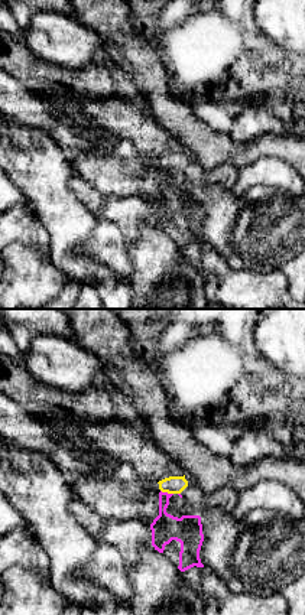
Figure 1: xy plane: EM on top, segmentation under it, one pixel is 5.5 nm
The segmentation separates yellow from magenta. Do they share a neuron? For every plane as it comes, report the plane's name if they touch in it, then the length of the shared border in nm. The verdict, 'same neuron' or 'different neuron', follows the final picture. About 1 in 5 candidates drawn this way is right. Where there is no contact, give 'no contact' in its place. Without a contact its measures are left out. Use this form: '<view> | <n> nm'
xy | 80 nm

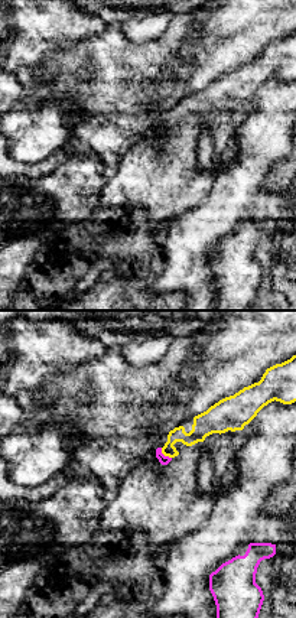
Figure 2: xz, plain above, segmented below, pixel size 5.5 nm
xz | 90 nm

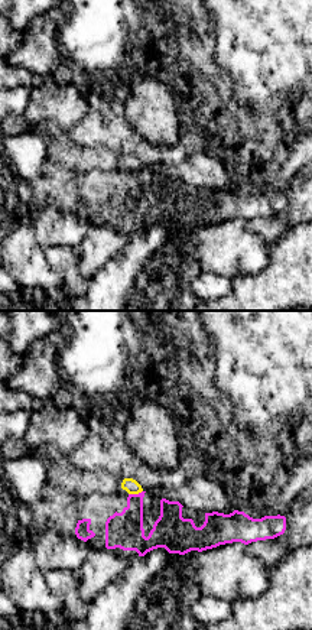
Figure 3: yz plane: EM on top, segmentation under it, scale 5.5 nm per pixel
yz | 80 nm

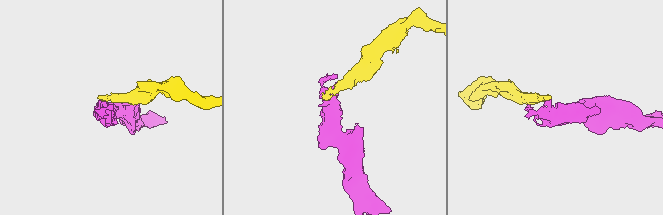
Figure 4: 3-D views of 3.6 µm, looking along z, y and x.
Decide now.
different neuron

